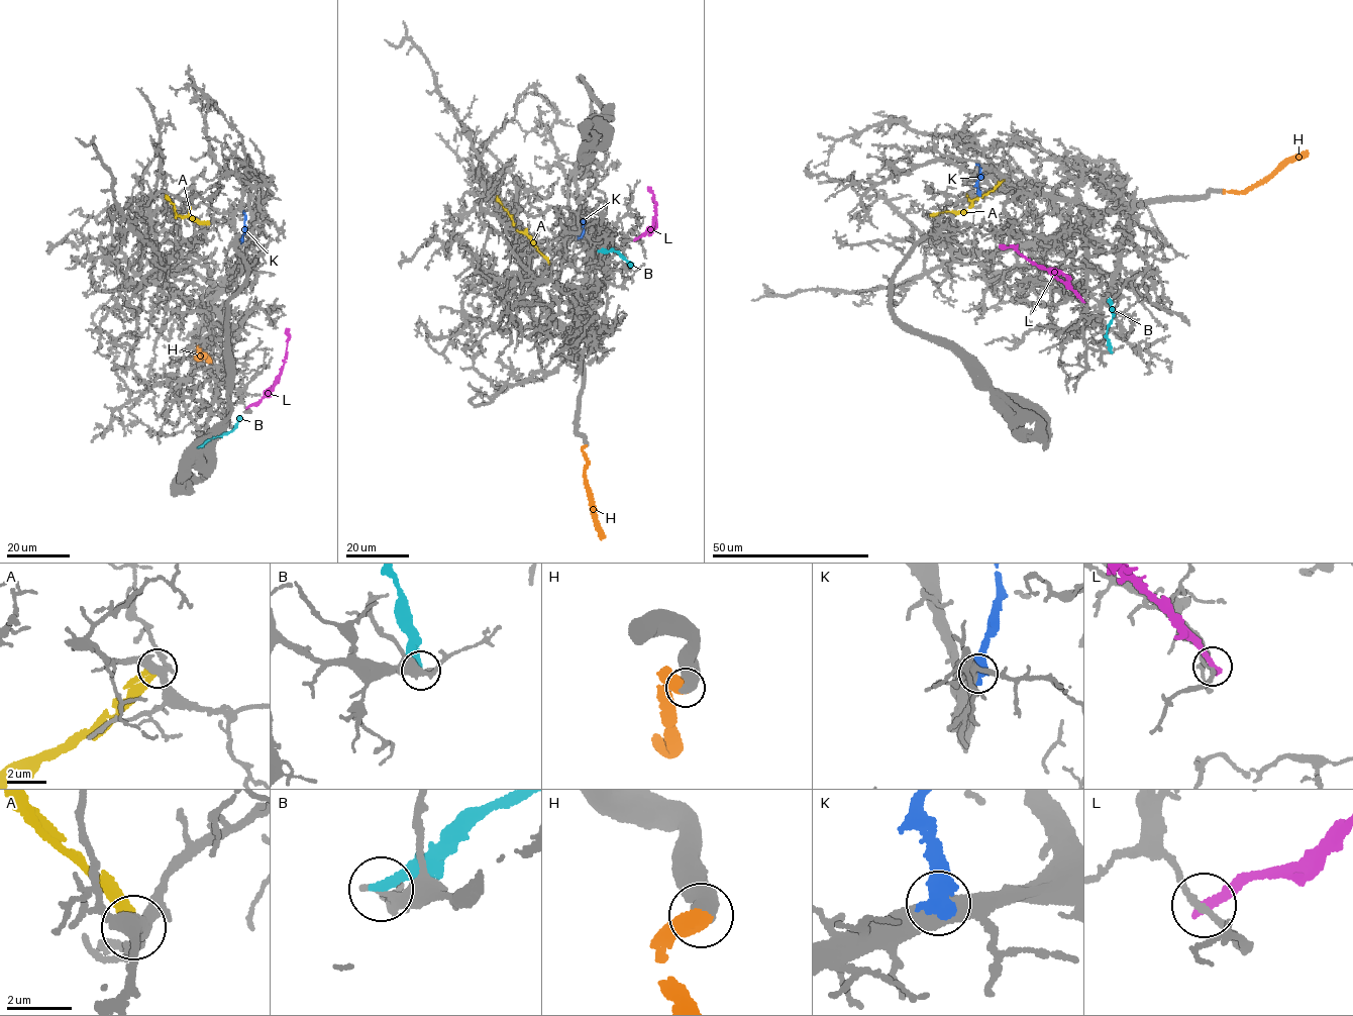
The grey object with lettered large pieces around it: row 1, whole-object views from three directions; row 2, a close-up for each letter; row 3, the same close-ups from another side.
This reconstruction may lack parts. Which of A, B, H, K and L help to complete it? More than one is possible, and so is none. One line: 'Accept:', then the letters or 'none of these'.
Accept: H

